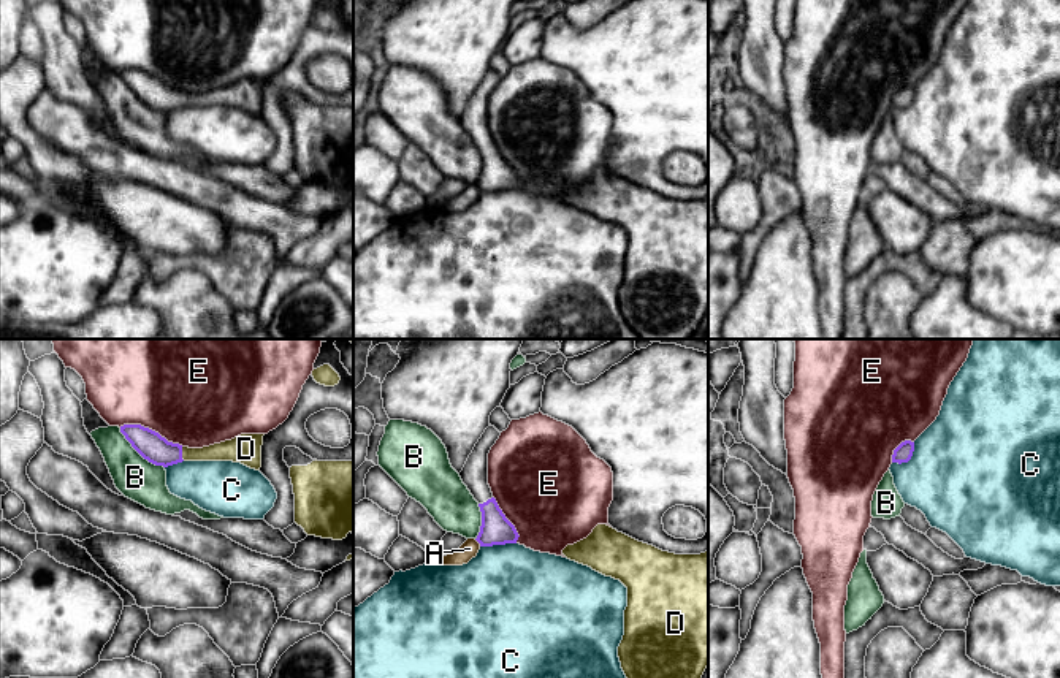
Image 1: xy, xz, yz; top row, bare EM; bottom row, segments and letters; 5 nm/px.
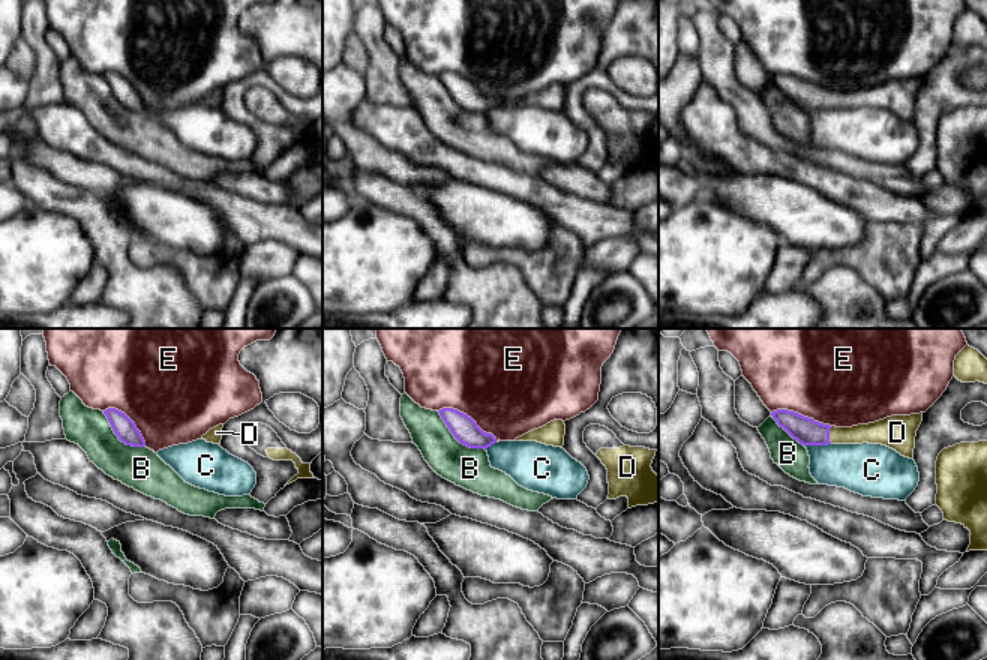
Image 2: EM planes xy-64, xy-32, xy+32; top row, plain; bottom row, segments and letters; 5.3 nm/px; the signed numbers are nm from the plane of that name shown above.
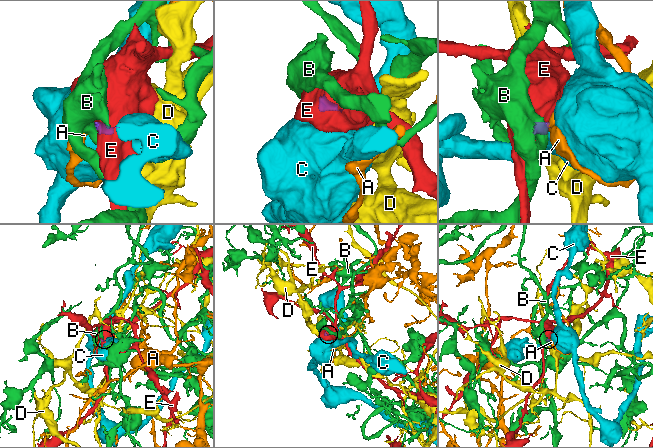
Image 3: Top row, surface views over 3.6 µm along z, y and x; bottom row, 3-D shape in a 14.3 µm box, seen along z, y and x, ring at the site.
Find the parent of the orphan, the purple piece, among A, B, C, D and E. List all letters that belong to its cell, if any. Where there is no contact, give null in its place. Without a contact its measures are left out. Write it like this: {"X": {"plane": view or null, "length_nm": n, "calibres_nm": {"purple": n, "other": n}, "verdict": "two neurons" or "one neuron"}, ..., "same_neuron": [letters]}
{"A": {"plane": "xz", "length_nm": 50, "calibres_nm": {"purple": 160, "other": 90}, "verdict": "two neurons"}, "B": {"plane": "xy", "length_nm": 300, "calibres_nm": {"purple": 150, "other": 220}, "verdict": "two neurons"}, "C": {"plane": "xz", "length_nm": 190, "calibres_nm": {"purple": 160, "other": 480}, "verdict": "two neurons"}, "D": {"plane": "xy", "length_nm": 70, "calibres_nm": {"purple": 150, "other": 110}, "verdict": "one neuron"}, "E": {"plane": "xy", "length_nm": 340, "calibres_nm": {"purple": 150, "other": 500}, "verdict": "two neurons"}, "same_neuron": ["D"]}

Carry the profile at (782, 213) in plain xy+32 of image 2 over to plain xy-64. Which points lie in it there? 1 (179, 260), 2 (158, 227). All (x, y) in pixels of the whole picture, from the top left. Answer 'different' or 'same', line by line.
1: different
2: same

